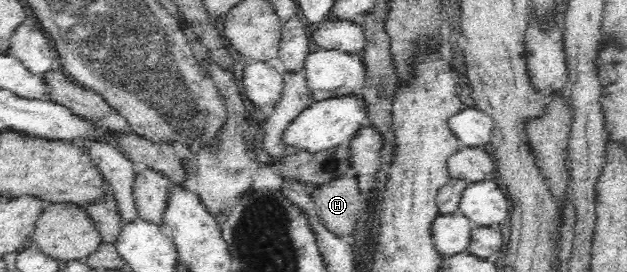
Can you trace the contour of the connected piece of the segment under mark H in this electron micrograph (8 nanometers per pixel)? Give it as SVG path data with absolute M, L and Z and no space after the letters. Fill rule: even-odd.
M343 176L341 178L315 186L310 198L316 206L316 216L319 217L321 225L337 235L339 238L349 239L356 230L358 219L363 214L361 208L361 190L355 176Z

